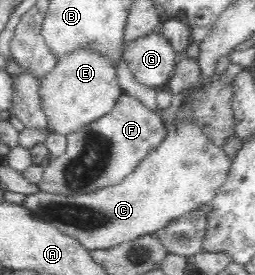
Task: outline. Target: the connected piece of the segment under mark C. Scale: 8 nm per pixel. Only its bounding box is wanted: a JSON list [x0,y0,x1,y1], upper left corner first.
[21,123,231,253]

